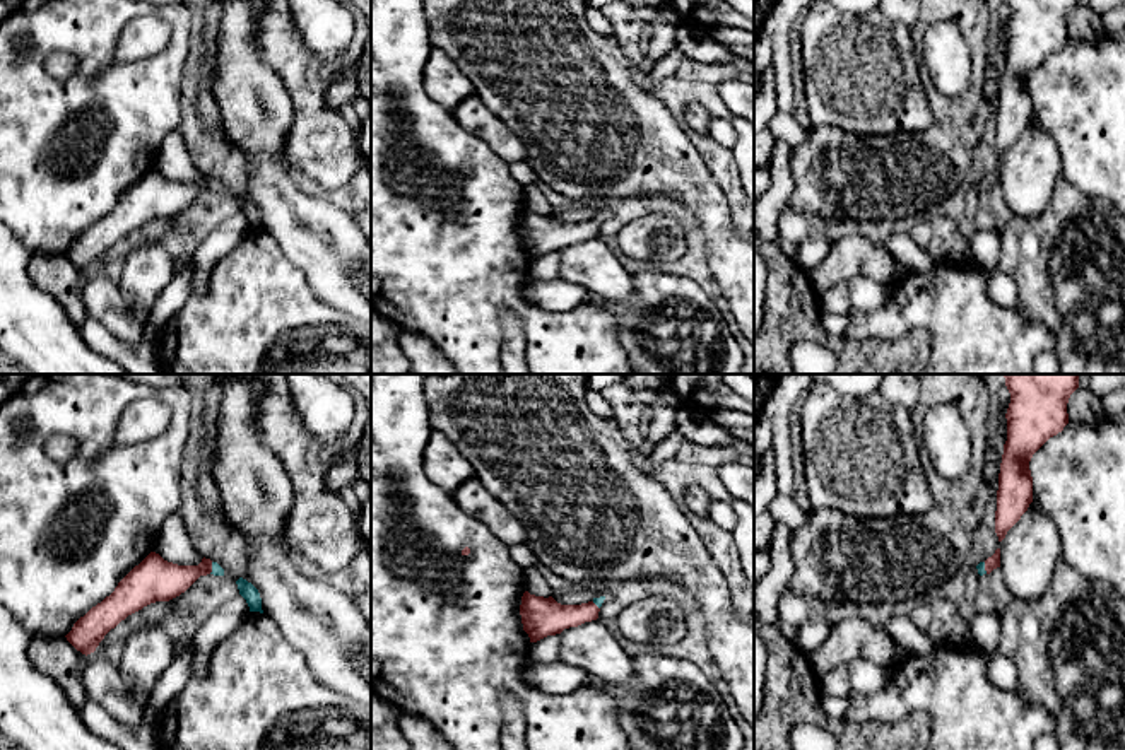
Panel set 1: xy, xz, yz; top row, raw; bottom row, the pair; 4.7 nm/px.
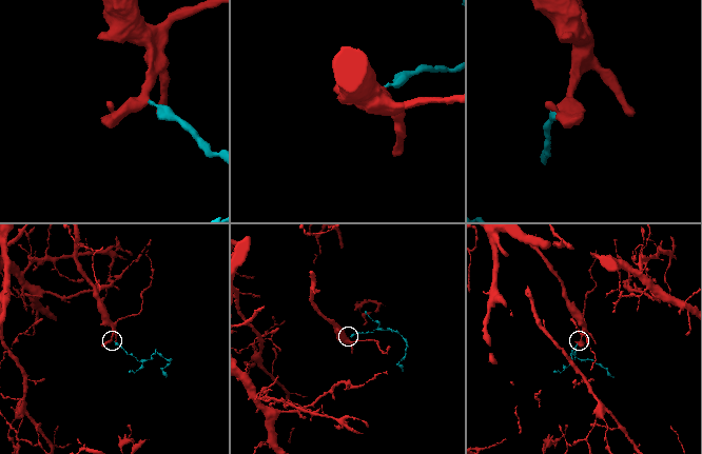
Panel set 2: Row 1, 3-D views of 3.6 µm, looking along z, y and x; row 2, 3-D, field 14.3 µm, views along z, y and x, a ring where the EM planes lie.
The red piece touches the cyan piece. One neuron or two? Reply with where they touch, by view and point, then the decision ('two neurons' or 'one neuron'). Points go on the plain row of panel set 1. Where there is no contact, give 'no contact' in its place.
meets red in xy at (211, 185); one neuron

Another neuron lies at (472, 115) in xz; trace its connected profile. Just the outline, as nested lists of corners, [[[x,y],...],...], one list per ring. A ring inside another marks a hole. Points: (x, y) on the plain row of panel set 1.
[[[467,97],[451,113],[465,130],[482,138],[504,162],[525,161],[527,150],[521,140],[479,97]]]

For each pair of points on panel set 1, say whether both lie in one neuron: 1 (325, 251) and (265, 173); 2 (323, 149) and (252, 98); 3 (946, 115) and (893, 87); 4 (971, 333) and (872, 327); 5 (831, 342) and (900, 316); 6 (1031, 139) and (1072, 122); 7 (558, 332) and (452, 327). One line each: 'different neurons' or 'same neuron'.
1: same neuron
2: different neurons
3: different neurons
4: same neuron
5: different neurons
6: different neurons
7: same neuron

